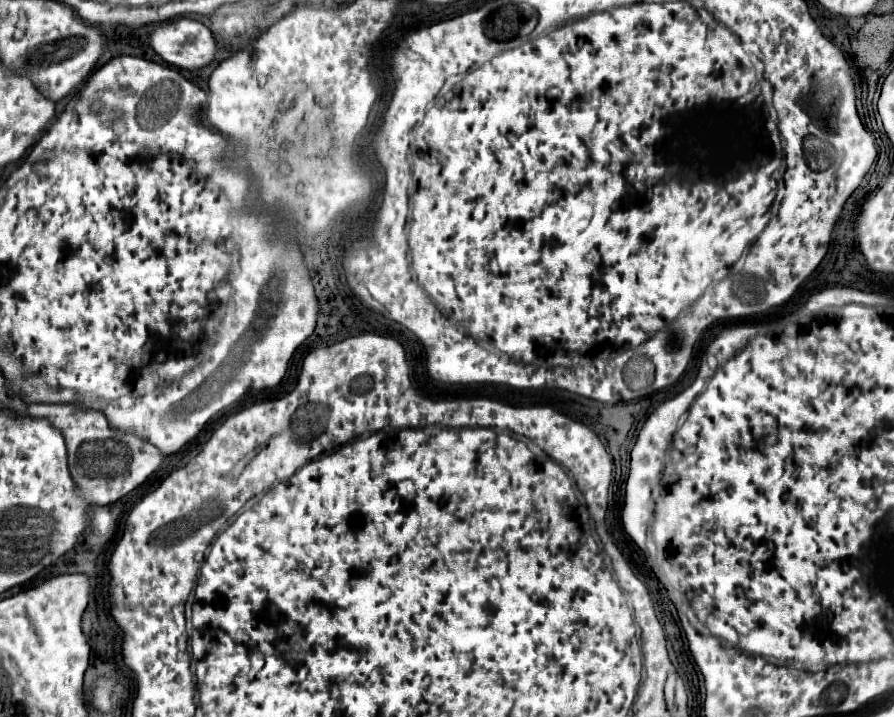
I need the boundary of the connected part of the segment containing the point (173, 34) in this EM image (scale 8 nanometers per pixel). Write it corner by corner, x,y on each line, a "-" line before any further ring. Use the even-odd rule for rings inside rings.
178,17
172,21
160,23
150,35
150,45
168,65
188,69
188,71
206,67
214,59
214,53
216,53
214,35
210,33
210,29
204,23
196,19
188,19
188,17

